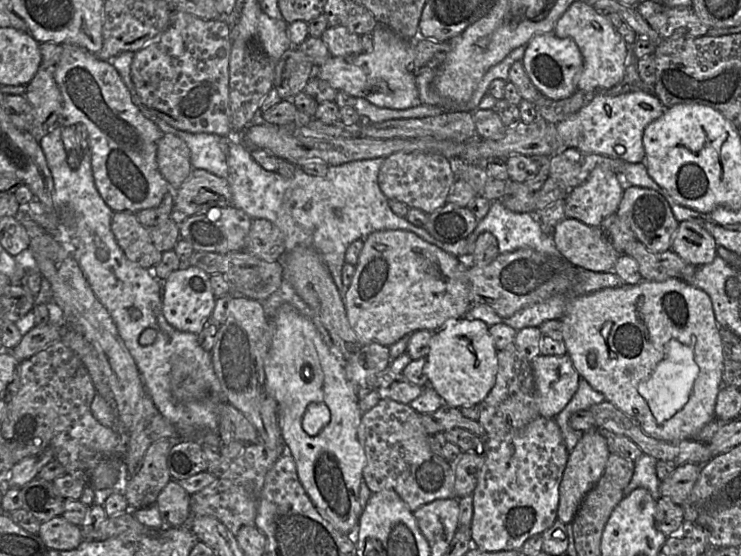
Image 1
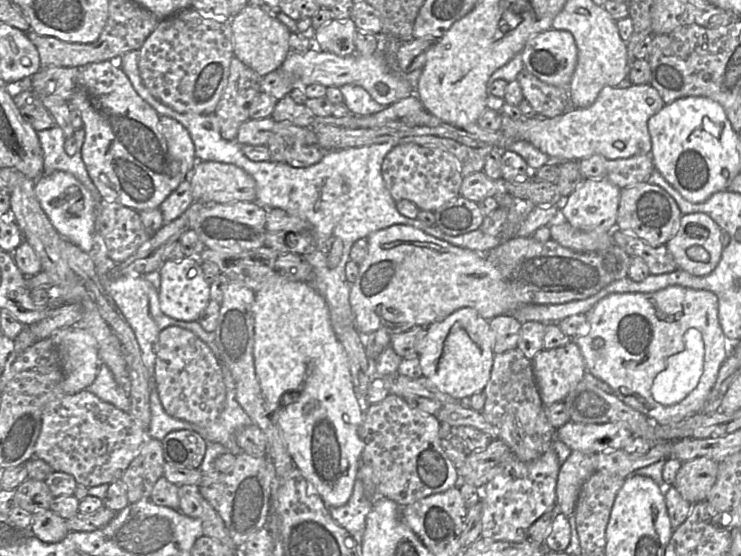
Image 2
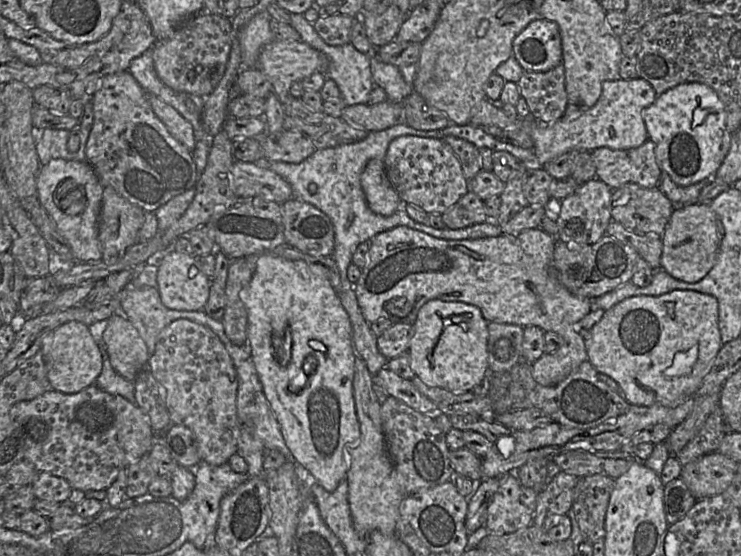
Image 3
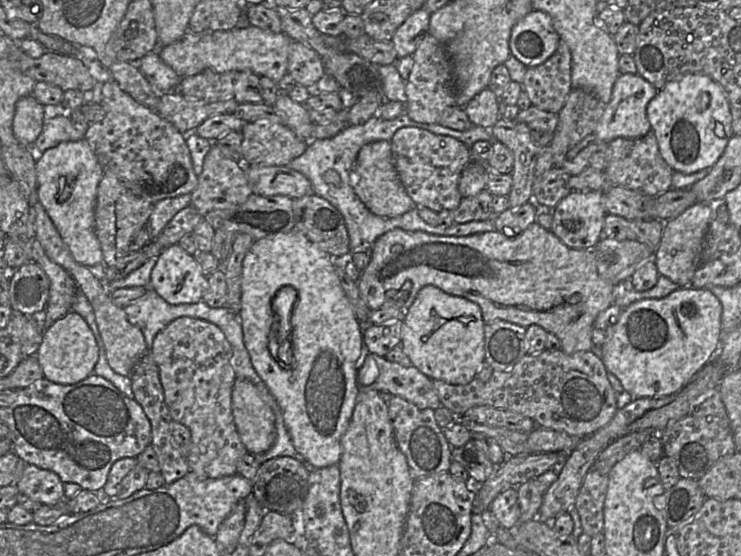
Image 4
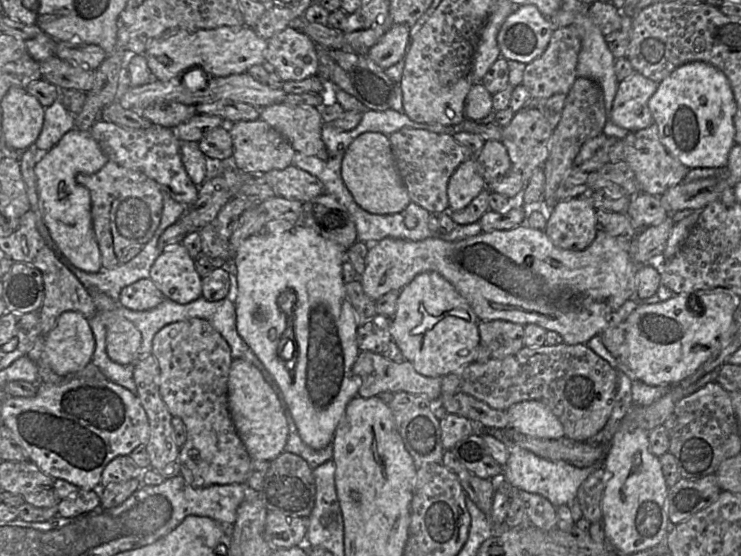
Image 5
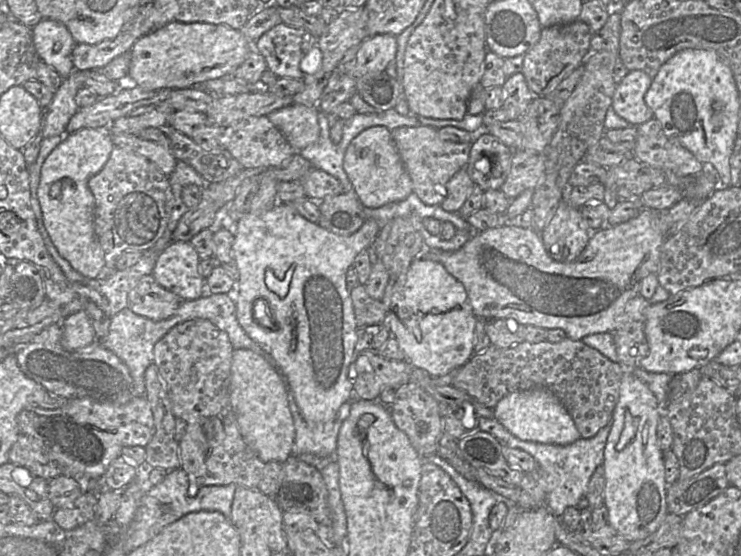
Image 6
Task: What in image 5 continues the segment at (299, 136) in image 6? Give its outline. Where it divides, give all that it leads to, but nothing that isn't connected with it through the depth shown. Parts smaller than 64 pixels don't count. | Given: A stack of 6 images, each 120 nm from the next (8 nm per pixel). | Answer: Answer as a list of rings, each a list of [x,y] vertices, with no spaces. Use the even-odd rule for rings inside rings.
[[[274,104],[261,110],[260,119],[280,132],[296,153],[327,159],[320,108]]]

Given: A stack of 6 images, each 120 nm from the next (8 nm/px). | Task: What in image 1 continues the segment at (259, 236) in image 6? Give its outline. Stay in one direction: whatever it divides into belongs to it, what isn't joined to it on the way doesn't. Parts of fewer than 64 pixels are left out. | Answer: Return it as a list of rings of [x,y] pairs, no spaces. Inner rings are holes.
[[[282,304],[270,319],[273,336],[264,365],[265,389],[278,405],[278,425],[285,449],[294,459],[298,478],[320,514],[338,531],[349,534],[358,523],[362,508],[359,503],[360,484],[366,463],[362,411],[350,387],[342,358],[322,340],[313,321],[300,314],[292,305]],[[310,403],[324,403],[330,411],[329,423],[316,435],[310,436],[302,428],[302,418]]]

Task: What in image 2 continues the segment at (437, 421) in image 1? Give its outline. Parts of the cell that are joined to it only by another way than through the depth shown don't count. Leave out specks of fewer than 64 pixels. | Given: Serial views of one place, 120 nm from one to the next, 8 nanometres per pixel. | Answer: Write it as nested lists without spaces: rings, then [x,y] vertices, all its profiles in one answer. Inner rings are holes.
[[[466,403],[444,404],[435,416],[440,423],[446,422],[451,427],[470,426],[480,430],[491,440],[498,439],[498,432],[495,427],[485,420],[481,412],[469,408]]]

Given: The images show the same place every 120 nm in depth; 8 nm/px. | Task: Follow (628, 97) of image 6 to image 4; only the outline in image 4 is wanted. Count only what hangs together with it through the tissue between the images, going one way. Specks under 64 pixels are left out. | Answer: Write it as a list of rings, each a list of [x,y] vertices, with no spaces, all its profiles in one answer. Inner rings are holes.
[[[638,73],[620,74],[613,86],[610,101],[603,107],[594,134],[605,142],[618,137],[636,139],[645,136],[652,129],[646,108],[657,93],[658,90]]]

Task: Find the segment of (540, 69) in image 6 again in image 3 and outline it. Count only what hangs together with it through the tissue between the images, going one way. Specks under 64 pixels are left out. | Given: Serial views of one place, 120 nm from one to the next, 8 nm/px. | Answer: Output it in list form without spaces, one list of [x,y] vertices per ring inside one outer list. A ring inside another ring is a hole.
[[[563,62],[544,72],[524,71],[517,84],[531,117],[540,122],[554,123],[565,113],[569,102]]]

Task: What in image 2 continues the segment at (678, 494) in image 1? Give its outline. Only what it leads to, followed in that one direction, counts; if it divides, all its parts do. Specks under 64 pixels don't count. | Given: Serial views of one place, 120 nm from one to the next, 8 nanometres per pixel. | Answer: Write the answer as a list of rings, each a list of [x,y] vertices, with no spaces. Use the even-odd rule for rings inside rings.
[[[697,457],[682,462],[672,485],[691,504],[705,501],[716,481],[717,473],[717,462],[706,457]]]

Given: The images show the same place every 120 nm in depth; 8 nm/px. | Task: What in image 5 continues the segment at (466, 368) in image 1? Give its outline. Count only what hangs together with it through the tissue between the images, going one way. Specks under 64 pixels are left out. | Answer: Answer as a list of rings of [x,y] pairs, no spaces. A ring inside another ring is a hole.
[[[426,271],[416,275],[399,291],[396,311],[390,319],[390,334],[404,359],[409,361],[419,374],[427,377],[443,377],[476,361],[480,345],[478,323],[479,319],[475,312],[453,285],[439,273]]]

